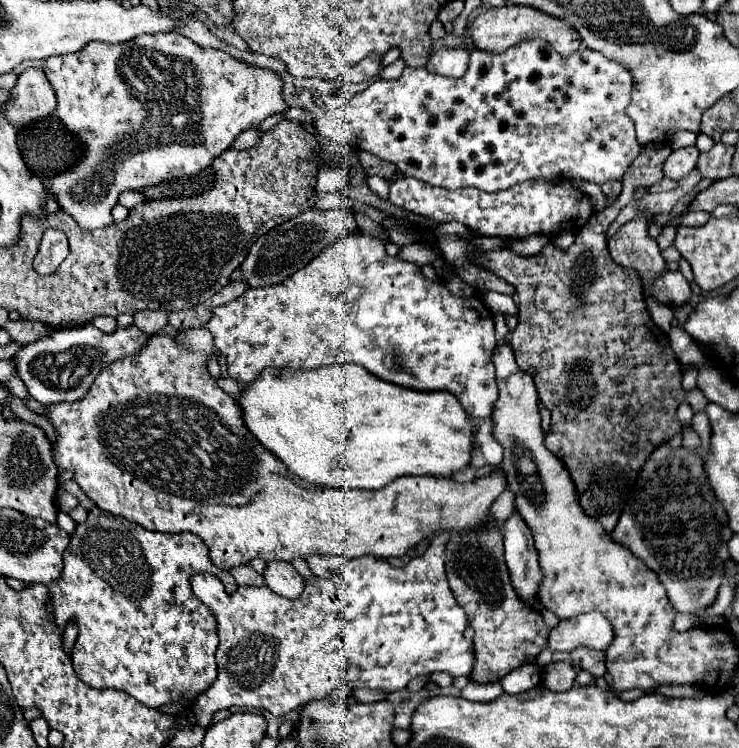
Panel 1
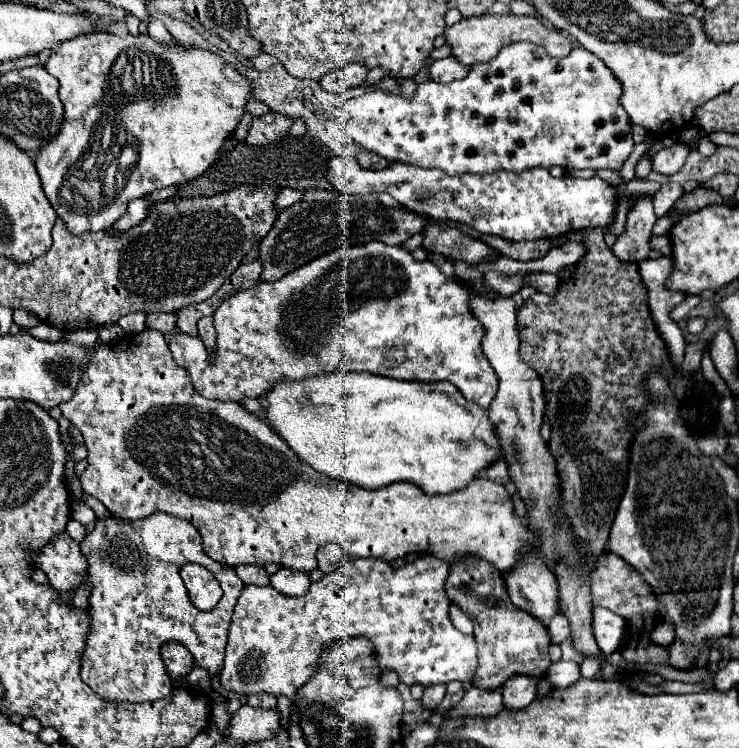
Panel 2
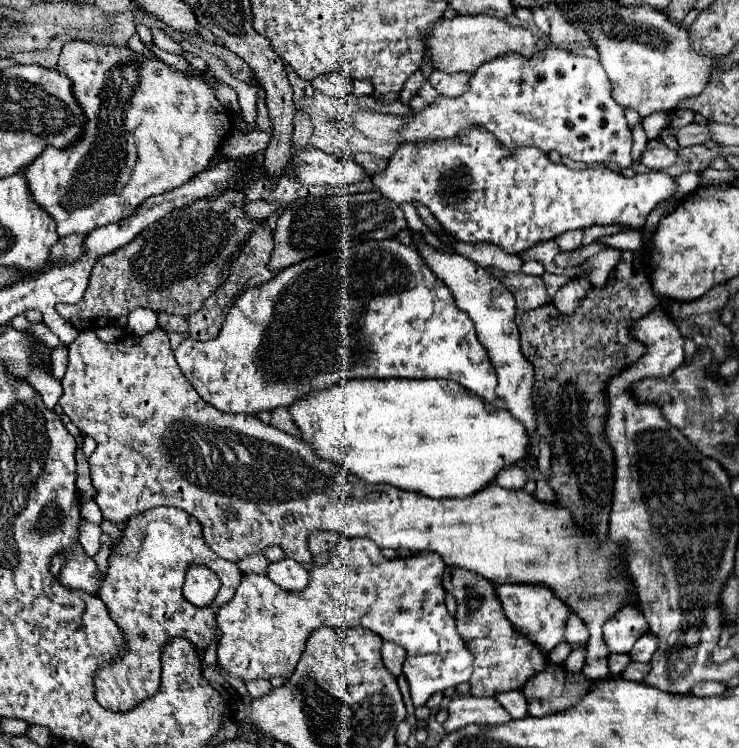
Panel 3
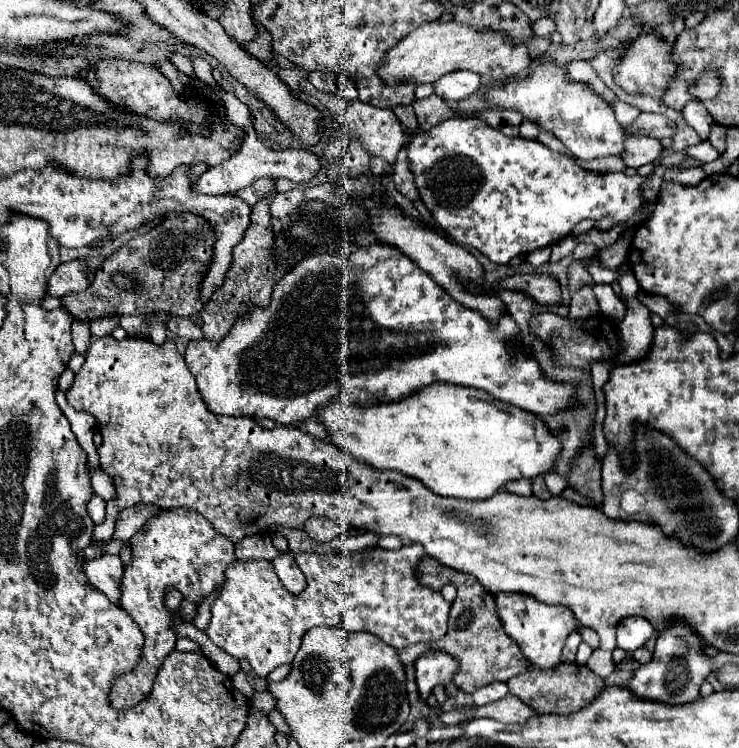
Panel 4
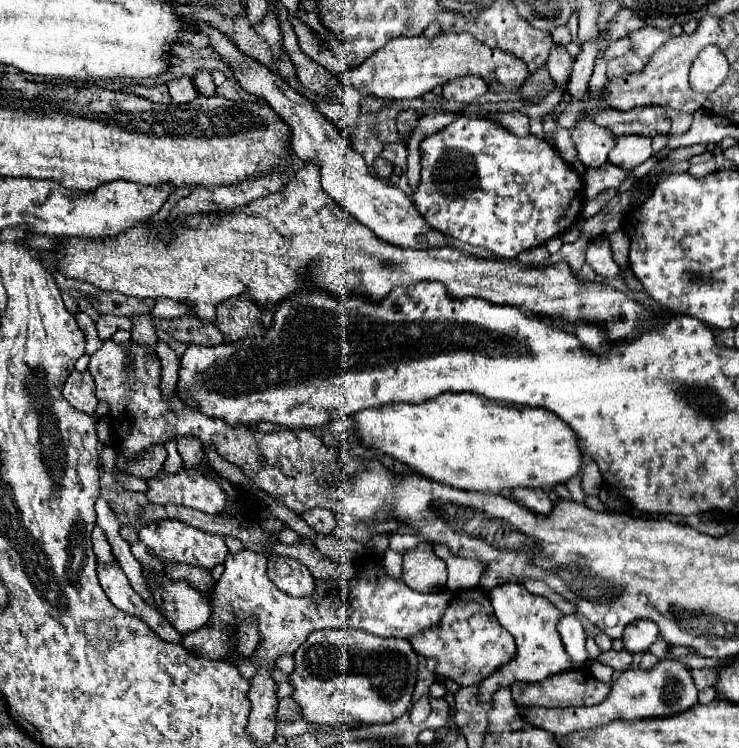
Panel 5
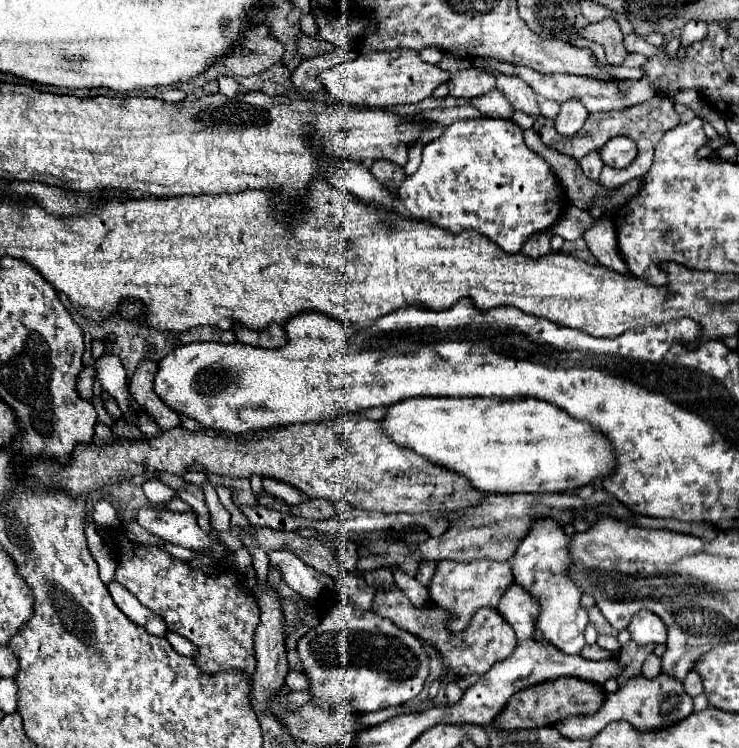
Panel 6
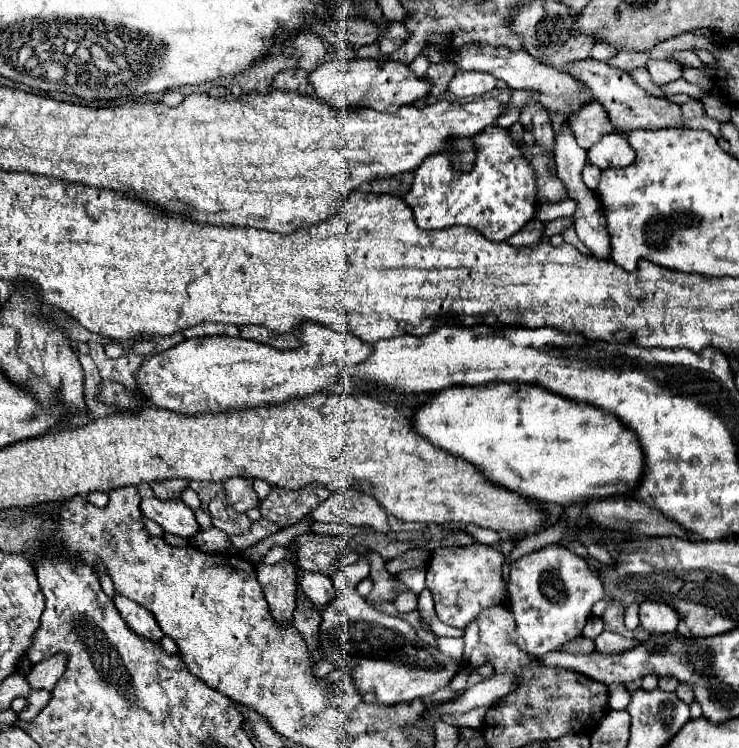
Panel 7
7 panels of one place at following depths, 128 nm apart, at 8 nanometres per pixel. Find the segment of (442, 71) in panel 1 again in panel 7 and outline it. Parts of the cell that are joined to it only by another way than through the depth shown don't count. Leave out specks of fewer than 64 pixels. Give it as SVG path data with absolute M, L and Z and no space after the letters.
M458 70L448 84L448 90L456 98L466 98L466 96L484 96L490 90L496 88L496 78L488 72L464 72Z

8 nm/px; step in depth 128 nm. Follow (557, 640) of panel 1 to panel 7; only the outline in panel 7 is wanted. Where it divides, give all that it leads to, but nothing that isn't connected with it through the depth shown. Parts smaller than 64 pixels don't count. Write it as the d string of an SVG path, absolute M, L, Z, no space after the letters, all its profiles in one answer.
M646 600L640 604L640 626L650 634L670 634L678 626L678 616L668 608L668 604Z

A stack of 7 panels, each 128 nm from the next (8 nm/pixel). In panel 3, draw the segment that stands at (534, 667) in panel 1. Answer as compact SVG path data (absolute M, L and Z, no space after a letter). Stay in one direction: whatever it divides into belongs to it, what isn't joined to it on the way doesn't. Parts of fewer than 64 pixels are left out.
M520 690L500 692L496 694L496 700L506 709L512 719L521 719L528 715L528 703Z

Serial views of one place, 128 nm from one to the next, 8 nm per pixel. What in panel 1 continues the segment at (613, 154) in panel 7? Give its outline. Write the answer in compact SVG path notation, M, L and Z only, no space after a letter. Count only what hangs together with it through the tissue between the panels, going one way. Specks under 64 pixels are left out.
M688 146L688 148L674 150L668 156L668 160L664 162L664 174L666 174L666 178L678 182L684 176L688 176L696 168L698 156L700 156L700 152L698 152L696 146Z

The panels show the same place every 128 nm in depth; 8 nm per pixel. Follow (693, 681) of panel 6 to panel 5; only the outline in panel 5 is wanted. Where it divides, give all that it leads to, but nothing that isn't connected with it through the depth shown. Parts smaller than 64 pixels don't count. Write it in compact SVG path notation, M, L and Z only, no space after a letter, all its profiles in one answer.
M704 668L704 670L692 670L692 678L696 682L696 688L702 690L706 686L716 686L720 674L718 668Z

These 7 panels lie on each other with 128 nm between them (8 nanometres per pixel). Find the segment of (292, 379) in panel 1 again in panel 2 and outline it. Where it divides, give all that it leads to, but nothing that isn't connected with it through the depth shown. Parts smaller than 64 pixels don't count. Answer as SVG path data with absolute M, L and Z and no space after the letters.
M338 370L338 372L330 372L330 374L310 376L304 380L280 380L266 392L266 400L268 400L266 418L264 418L266 424L296 452L296 456L304 464L312 466L320 474L326 474L326 476L342 480L342 482L352 482L352 484L366 488L366 490L376 490L376 488L392 484L392 482L414 482L414 484L420 484L420 488L424 488L424 492L454 492L456 488L464 488L464 484L468 484L468 480L474 480L480 470L484 470L488 464L492 464L492 460L496 460L500 456L498 438L494 436L494 426L488 420L486 410L482 410L480 406L476 408L472 402L468 402L460 394L460 390L454 384L448 384L448 382L408 384L402 380L388 380L388 378L370 374L370 372L342 372L342 370Z

